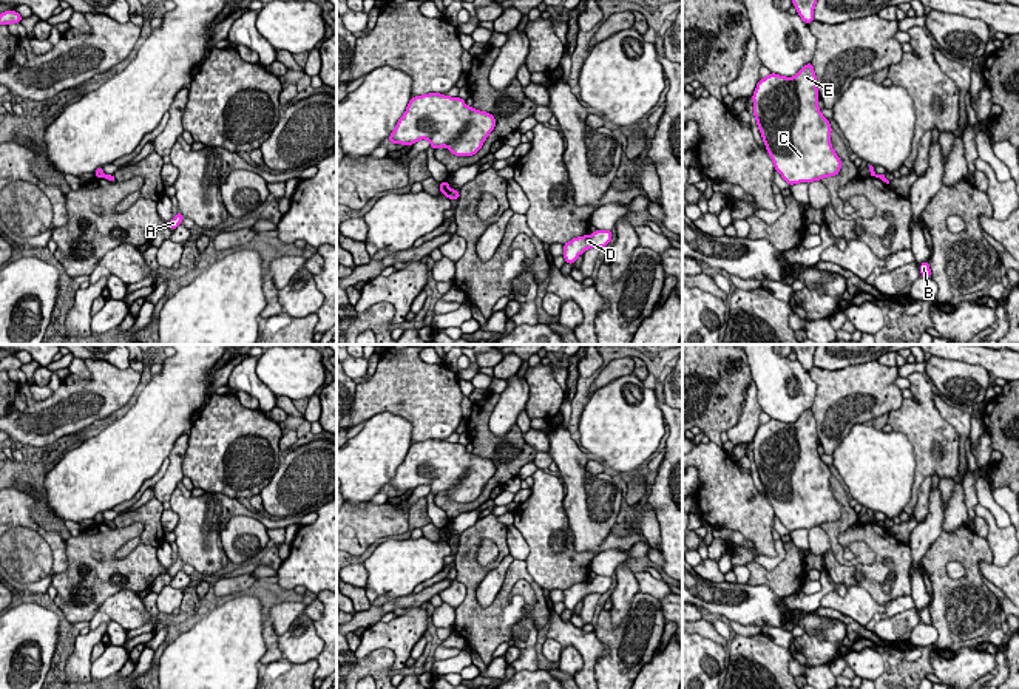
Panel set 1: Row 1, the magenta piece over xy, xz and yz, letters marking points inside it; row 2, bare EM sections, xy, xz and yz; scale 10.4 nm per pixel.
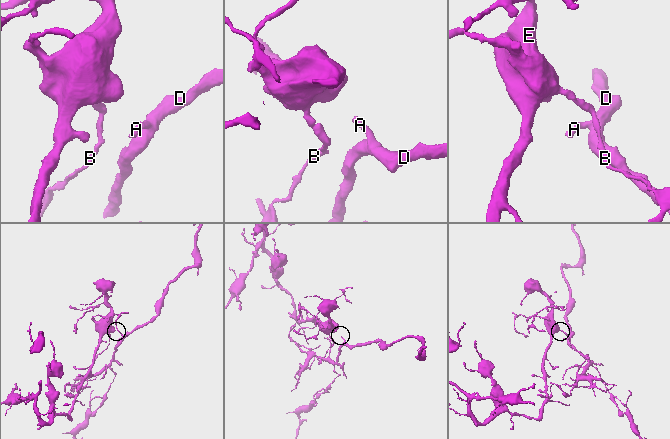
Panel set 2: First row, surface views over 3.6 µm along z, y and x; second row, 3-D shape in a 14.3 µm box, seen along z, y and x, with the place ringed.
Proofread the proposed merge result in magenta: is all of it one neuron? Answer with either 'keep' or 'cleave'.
cleave

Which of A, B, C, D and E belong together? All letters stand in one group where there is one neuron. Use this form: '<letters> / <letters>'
A B D / C E

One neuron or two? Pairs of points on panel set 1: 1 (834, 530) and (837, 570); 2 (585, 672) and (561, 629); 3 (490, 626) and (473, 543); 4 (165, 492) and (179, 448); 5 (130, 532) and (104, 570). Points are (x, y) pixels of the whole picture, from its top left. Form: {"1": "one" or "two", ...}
{"1": "two", "2": "one", "3": "one", "4": "one", "5": "one"}

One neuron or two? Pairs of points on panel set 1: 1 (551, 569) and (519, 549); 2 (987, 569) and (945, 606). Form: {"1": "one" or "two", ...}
{"1": "two", "2": "two"}

